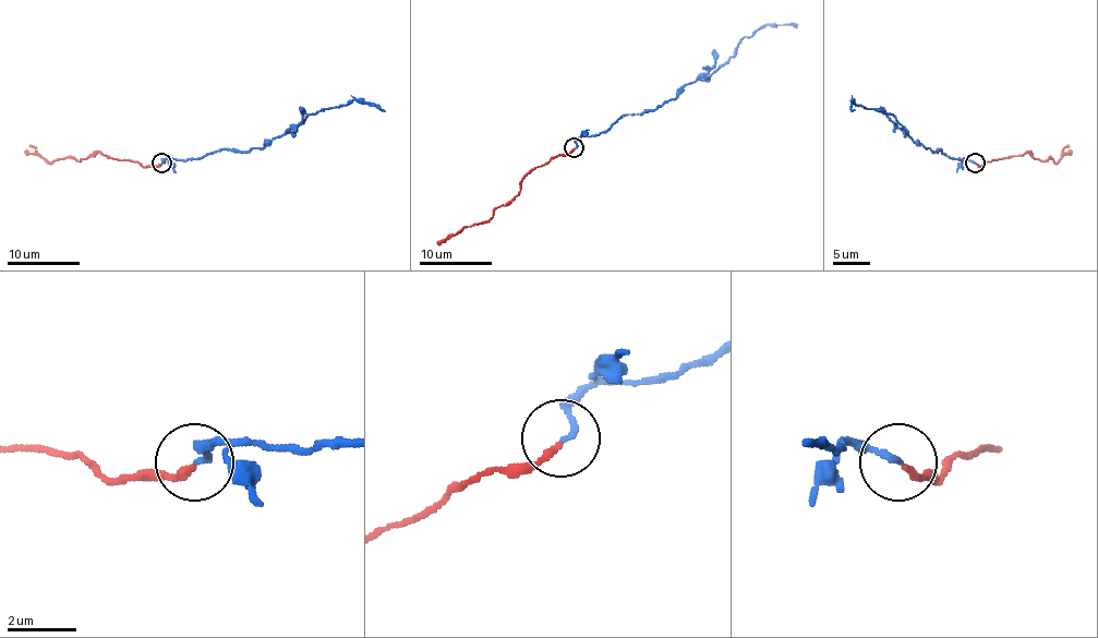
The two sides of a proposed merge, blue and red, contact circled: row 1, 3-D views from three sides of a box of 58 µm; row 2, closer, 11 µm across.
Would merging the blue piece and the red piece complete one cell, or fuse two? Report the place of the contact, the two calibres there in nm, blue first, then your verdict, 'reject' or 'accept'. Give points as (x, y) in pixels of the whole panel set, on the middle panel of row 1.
at (574, 147); 170 nm thick on the blue side, 180 nm on the other; reject

